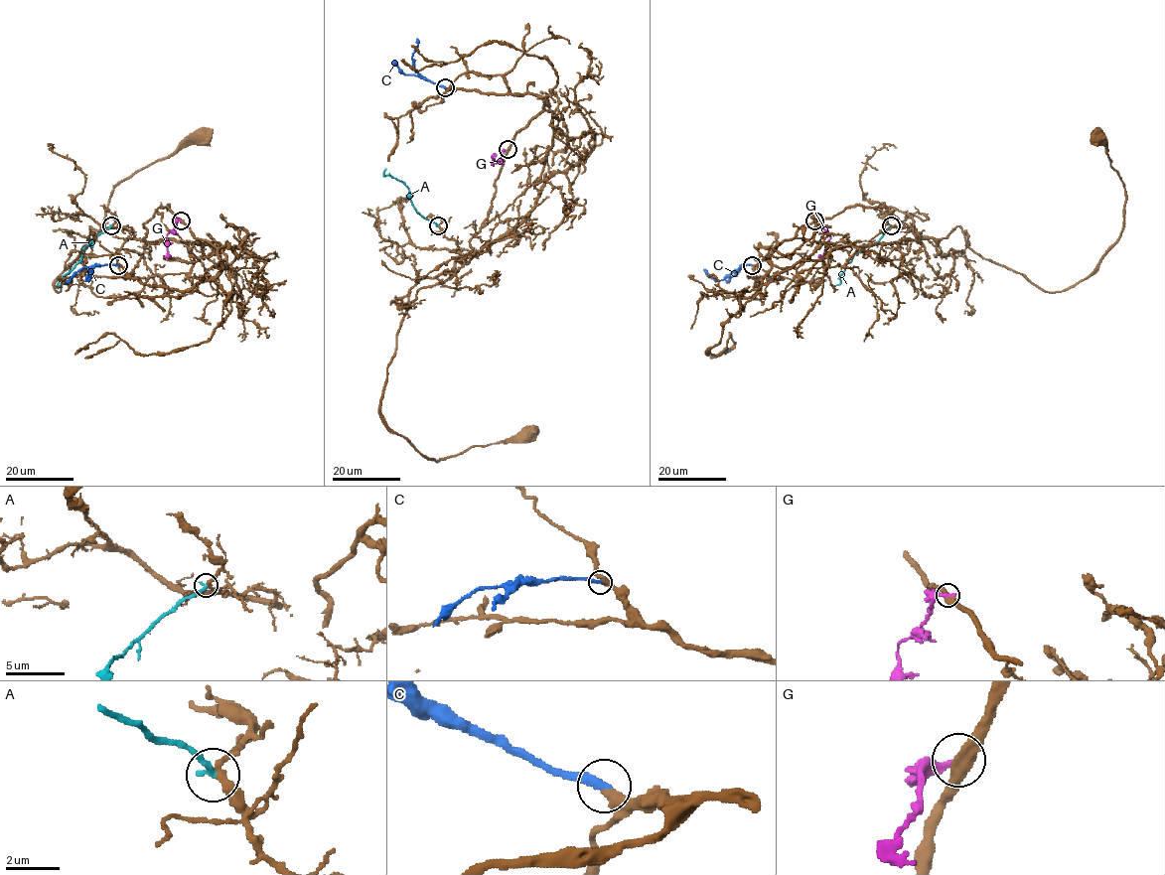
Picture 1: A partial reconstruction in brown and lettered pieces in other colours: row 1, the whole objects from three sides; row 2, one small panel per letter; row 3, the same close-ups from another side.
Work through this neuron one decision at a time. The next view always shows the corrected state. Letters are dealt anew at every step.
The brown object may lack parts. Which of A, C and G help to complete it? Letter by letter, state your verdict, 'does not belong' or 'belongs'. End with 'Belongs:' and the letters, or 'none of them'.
A: does not belong
C: belongs
G: does not belong
Belongs: C

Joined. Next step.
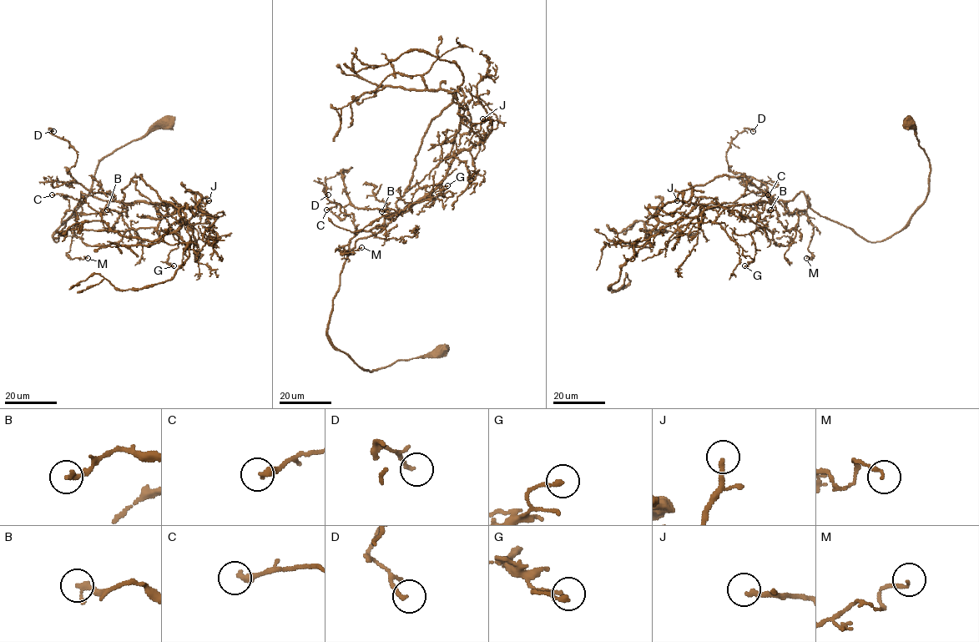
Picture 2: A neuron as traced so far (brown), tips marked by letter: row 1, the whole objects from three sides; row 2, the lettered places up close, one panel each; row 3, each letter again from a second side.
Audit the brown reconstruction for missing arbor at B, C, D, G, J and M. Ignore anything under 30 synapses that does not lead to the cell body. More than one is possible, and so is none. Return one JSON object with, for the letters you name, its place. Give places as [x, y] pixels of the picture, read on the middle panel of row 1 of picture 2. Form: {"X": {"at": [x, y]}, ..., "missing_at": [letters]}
{"missing_at": []}

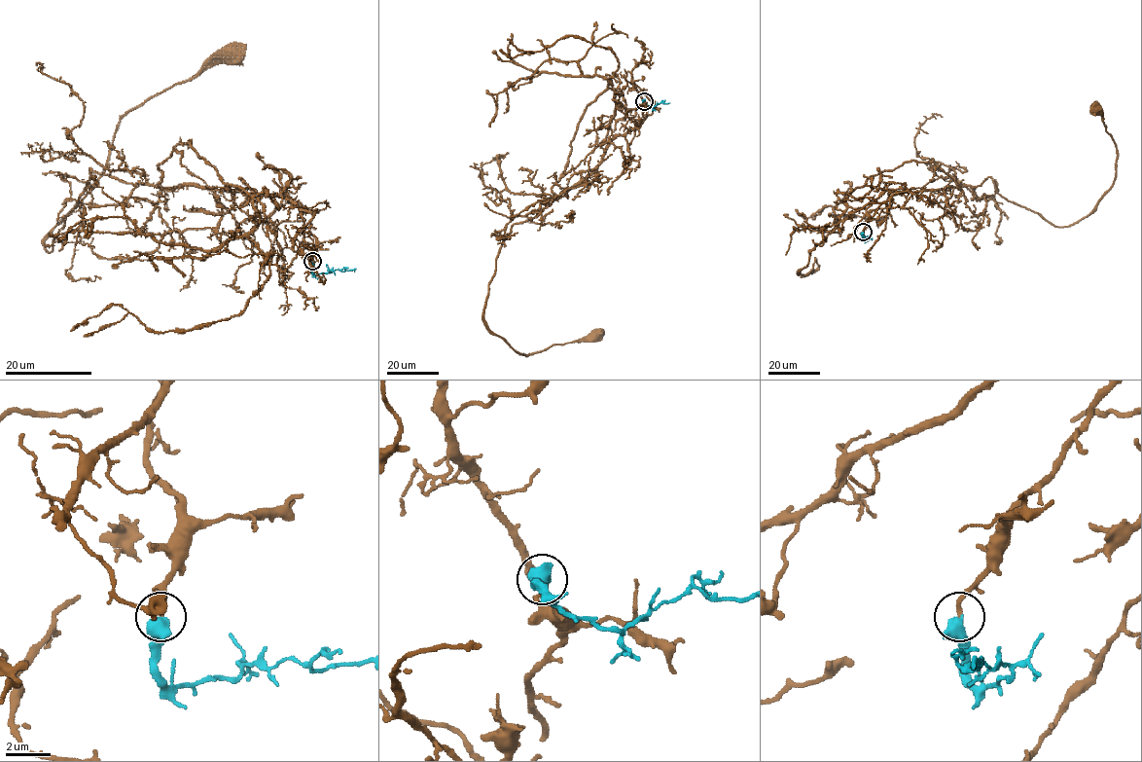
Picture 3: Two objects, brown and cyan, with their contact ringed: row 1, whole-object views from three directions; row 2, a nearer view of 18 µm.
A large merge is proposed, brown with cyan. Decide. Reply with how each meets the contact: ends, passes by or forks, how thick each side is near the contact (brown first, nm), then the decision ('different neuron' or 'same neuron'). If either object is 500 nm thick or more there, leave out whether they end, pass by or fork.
200/600 nm | same neuron

